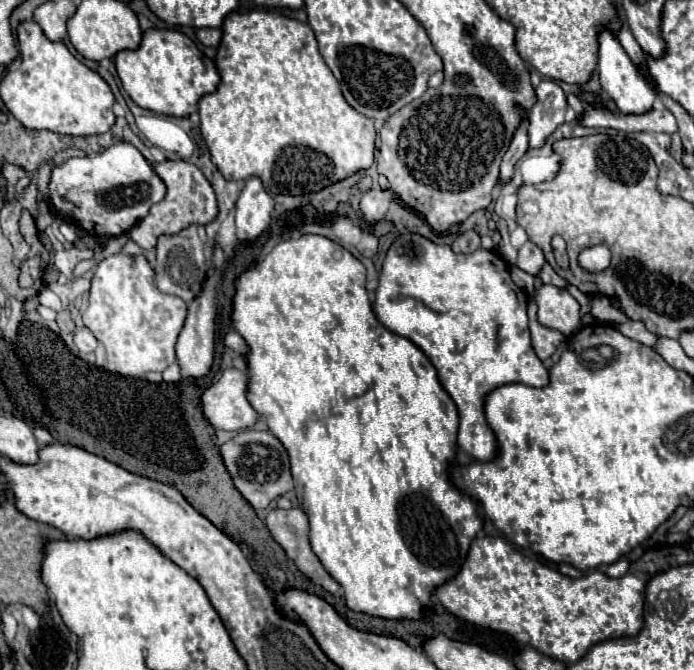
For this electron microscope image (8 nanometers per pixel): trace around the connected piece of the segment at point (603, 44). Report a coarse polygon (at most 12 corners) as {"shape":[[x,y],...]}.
{"shape":[[609,31],[599,79],[623,115],[653,109],[655,91]]}

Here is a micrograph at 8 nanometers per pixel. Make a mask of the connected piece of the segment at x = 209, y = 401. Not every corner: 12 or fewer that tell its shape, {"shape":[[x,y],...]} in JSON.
{"shape":[[227,369],[203,393],[215,429],[243,431],[259,415],[247,373]]}

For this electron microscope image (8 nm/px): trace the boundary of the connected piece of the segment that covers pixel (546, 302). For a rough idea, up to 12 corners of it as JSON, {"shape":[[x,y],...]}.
{"shape":[[541,285],[537,321],[567,337],[581,329],[567,289]]}

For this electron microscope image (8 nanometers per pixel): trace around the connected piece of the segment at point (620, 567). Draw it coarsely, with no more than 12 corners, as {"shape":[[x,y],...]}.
{"shape":[[627,559],[611,563],[605,573],[609,577],[621,577],[627,573]]}

